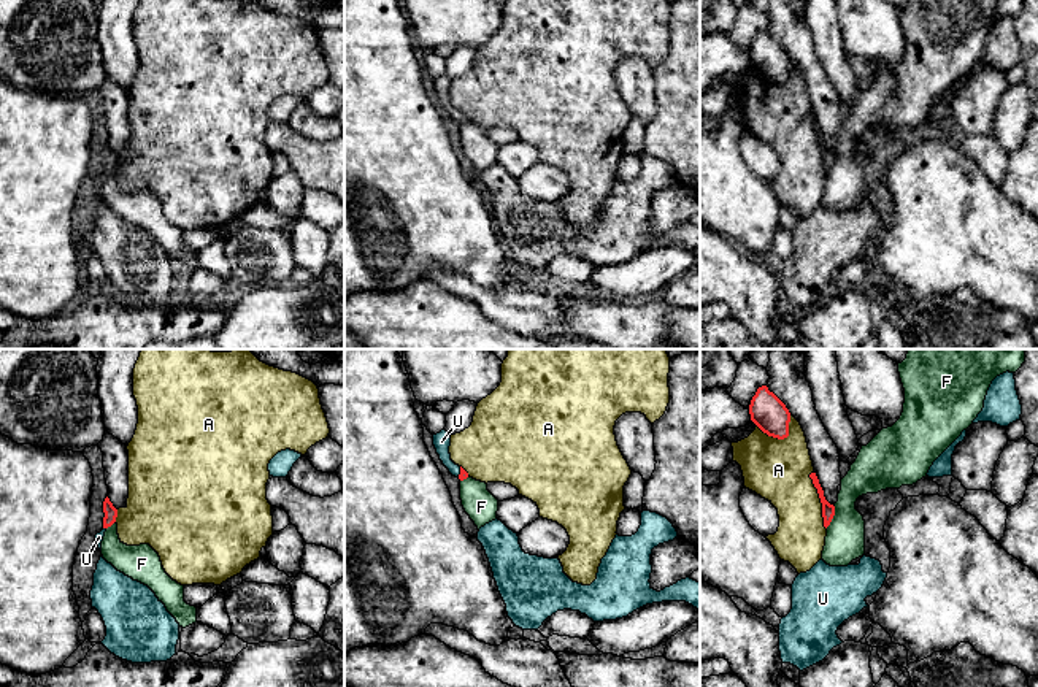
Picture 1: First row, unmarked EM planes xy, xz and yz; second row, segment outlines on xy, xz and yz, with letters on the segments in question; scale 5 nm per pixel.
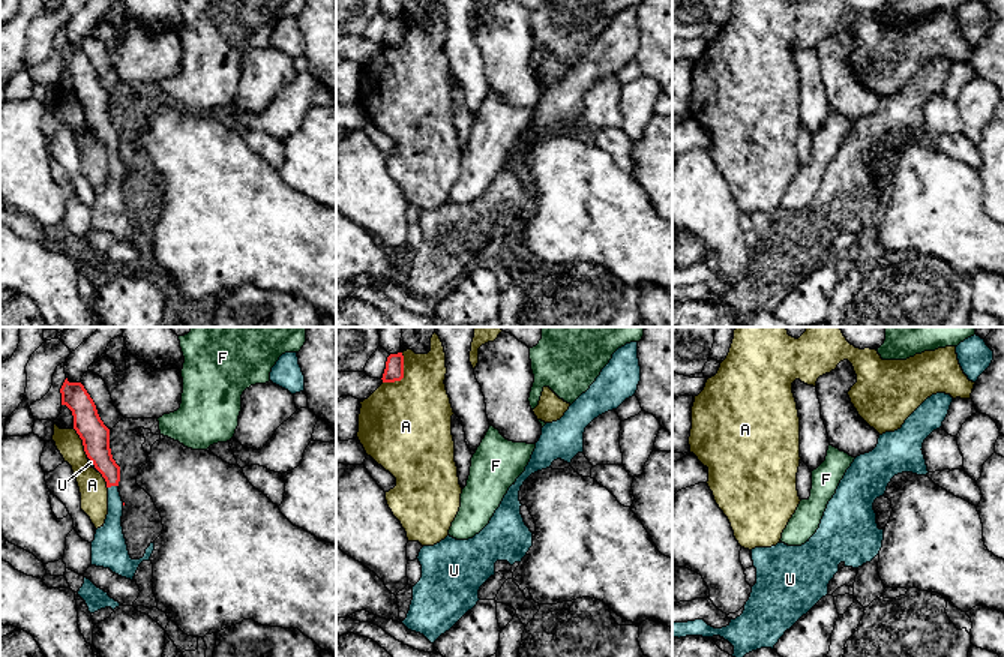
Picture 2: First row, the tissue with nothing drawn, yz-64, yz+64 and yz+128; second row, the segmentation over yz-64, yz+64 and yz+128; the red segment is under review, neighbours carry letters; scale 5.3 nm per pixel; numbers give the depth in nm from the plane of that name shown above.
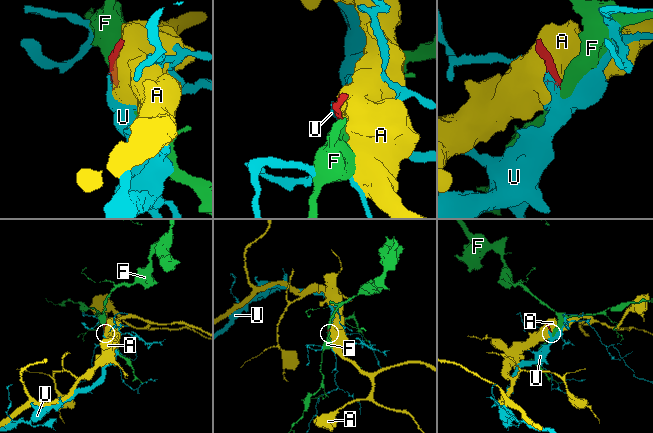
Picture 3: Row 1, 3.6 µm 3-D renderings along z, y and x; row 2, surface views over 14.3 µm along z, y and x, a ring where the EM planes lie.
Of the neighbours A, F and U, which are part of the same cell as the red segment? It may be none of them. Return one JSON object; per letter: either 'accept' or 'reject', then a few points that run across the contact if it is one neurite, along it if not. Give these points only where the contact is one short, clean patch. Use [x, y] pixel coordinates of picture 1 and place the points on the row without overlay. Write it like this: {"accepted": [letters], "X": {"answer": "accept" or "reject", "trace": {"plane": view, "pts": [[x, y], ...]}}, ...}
{"accepted": ["U"], "A": {"answer": "reject"}, "F": {"answer": "reject", "trace": {"plane": "yz", "pts": [[835, 151], [835, 159], [826, 172]]}}, "U": {"answer": "accept", "trace": {"plane": "xz", "pts": [[464, 119], [461, 116], [446, 105], [442, 86]]}}}

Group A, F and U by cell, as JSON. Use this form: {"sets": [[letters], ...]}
{"sets": [["A"], ["F"], ["U"]]}

